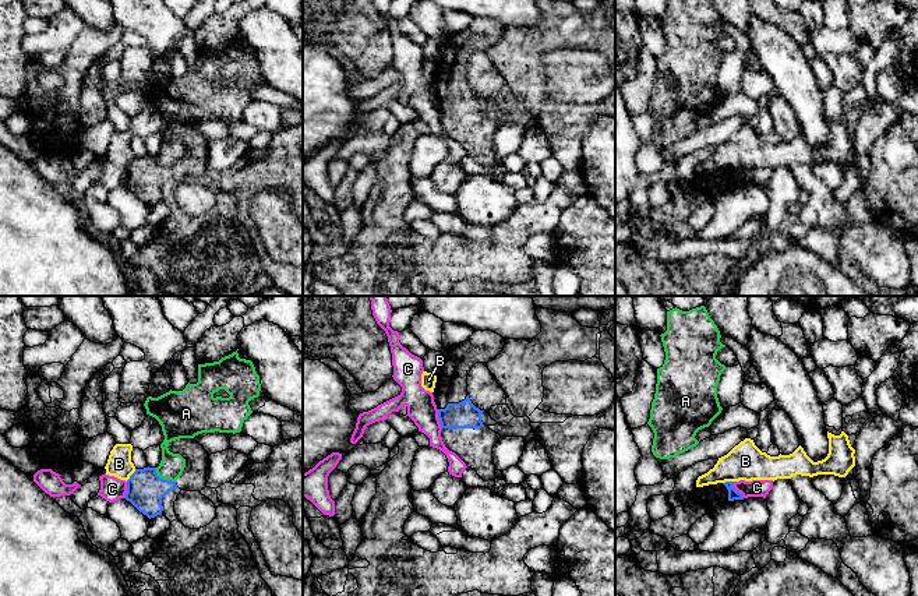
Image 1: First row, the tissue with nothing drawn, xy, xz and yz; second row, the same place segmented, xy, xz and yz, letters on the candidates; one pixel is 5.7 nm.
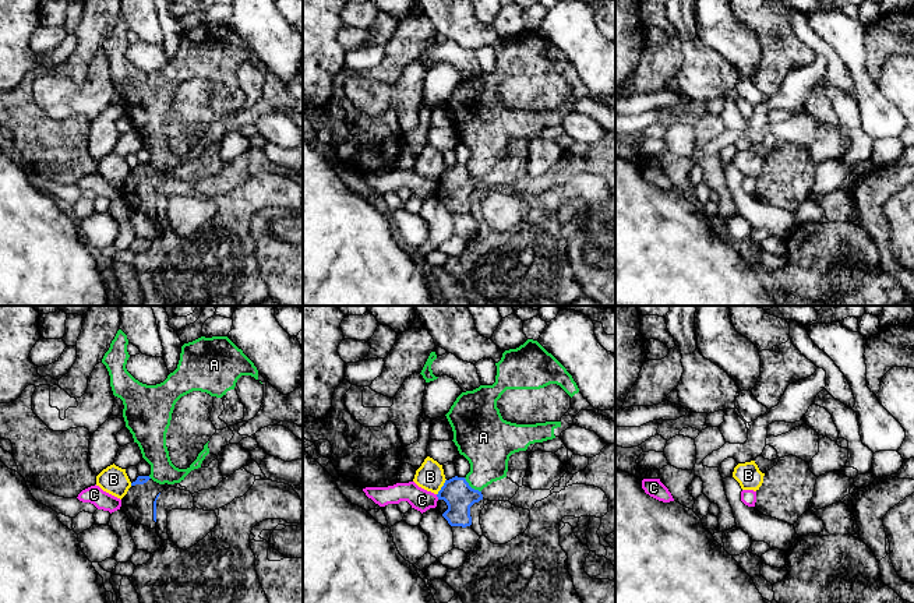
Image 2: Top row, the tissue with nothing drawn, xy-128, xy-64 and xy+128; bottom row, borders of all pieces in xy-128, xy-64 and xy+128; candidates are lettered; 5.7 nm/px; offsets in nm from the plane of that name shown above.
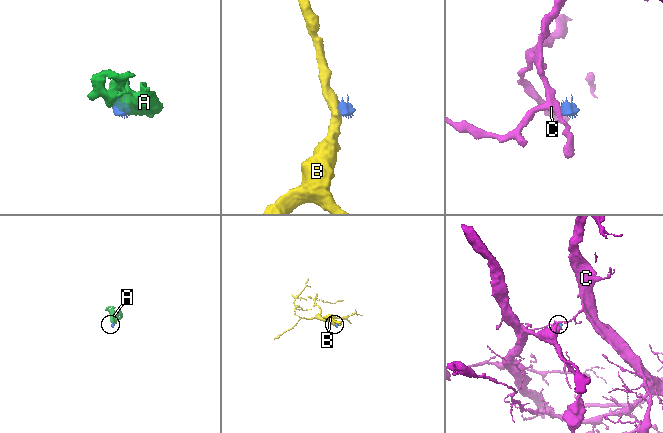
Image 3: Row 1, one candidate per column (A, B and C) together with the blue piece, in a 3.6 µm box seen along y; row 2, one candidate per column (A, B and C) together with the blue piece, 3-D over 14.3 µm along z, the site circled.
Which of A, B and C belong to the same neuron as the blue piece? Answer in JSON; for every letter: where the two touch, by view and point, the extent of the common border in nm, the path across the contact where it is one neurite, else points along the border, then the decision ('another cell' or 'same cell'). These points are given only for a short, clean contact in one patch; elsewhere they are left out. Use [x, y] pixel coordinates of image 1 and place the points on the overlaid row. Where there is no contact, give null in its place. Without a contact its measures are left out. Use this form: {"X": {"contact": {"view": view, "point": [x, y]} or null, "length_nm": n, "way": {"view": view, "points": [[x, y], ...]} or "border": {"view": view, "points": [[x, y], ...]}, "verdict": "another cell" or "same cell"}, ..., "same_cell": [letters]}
{"A": {"contact": {"view": "xy", "point": [163, 479]}, "length_nm": 150, "border": {"view": "xy", "points": [[155, 468], [161, 478], [175, 482]]}, "verdict": "another cell"}, "B": {"contact": {"view": "xy", "point": [131, 475]}, "length_nm": 90, "border": {"view": "xy", "points": [[136, 469], [126, 480]]}, "verdict": "another cell"}, "C": {"contact": {"view": "xz", "point": [438, 418]}, "length_nm": 120, "border": {"view": "xz", "points": [[437, 409], [437, 418], [442, 427]]}, "verdict": "another cell"}, "same_cell": []}

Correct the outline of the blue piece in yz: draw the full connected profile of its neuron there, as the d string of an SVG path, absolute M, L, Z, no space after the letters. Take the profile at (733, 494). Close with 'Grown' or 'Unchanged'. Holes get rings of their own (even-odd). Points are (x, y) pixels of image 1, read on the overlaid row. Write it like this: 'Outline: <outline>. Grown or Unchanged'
Outline: M725 482L703 487L695 487L691 501L700 502L712 511L716 505L721 502L744 500L742 494L732 487L734 483L735 482Z. Grown

